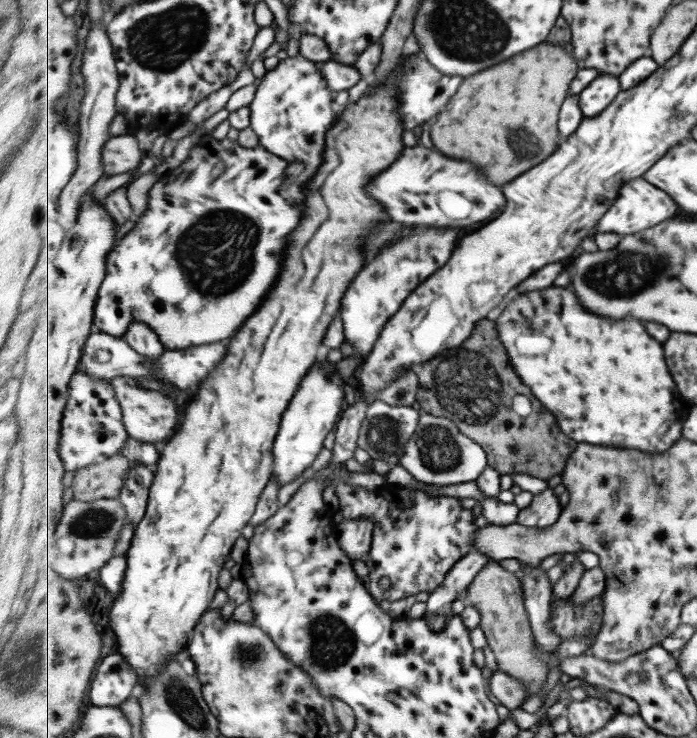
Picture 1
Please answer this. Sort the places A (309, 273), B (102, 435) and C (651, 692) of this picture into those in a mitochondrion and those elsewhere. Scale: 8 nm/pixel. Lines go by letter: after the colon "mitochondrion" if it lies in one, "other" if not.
A: other
B: other
C: other

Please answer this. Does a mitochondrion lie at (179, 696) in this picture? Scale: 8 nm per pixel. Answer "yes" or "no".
yes

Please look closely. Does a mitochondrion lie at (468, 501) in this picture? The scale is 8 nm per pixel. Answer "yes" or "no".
no

